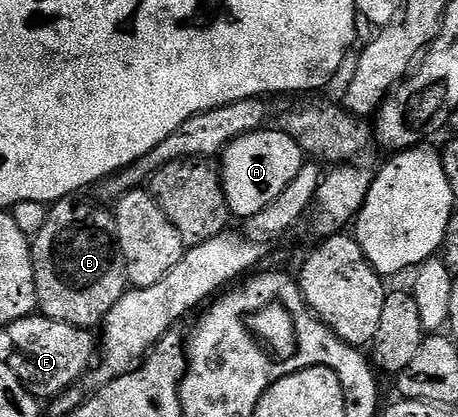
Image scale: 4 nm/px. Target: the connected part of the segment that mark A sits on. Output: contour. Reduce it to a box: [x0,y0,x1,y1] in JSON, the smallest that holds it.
[222,128,306,220]

